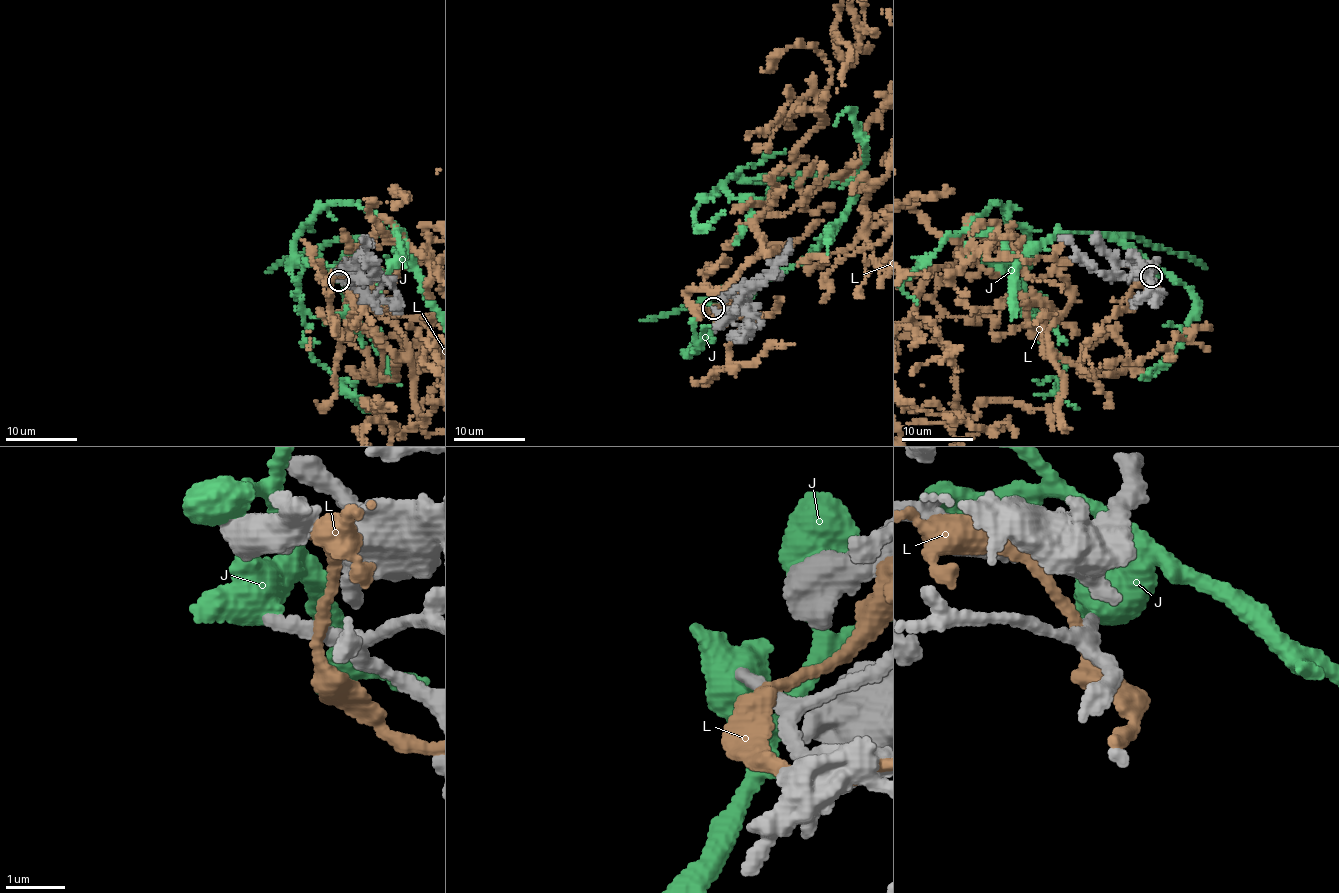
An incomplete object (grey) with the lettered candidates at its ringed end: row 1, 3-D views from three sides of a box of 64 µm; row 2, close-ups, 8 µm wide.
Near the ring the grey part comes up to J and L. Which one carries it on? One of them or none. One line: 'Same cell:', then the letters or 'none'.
Same cell: none

